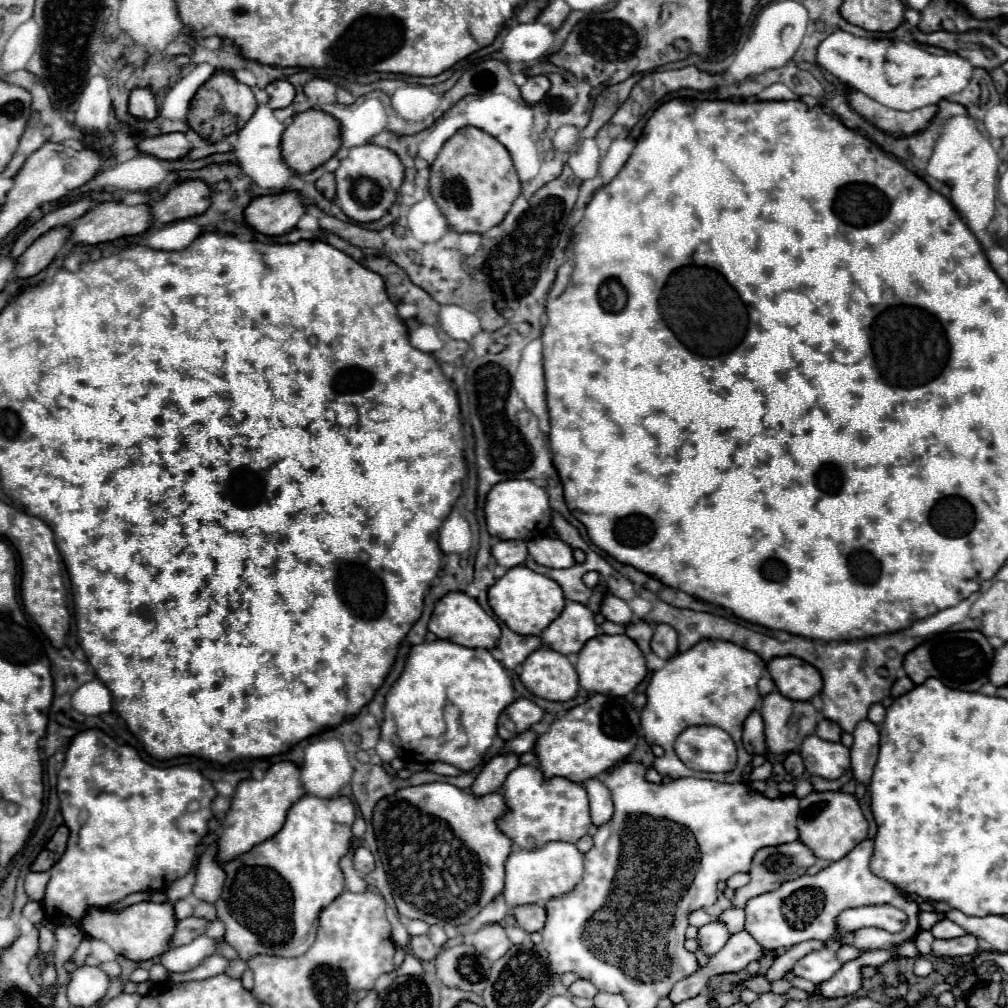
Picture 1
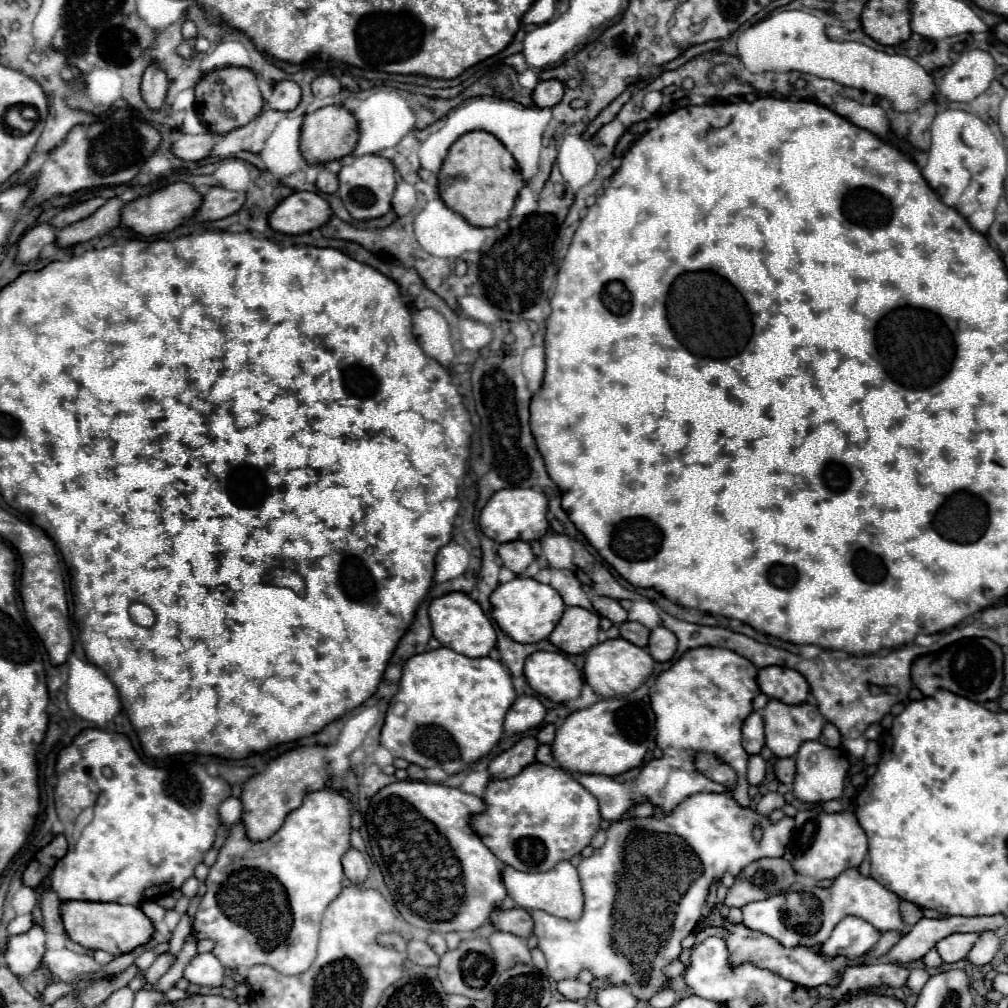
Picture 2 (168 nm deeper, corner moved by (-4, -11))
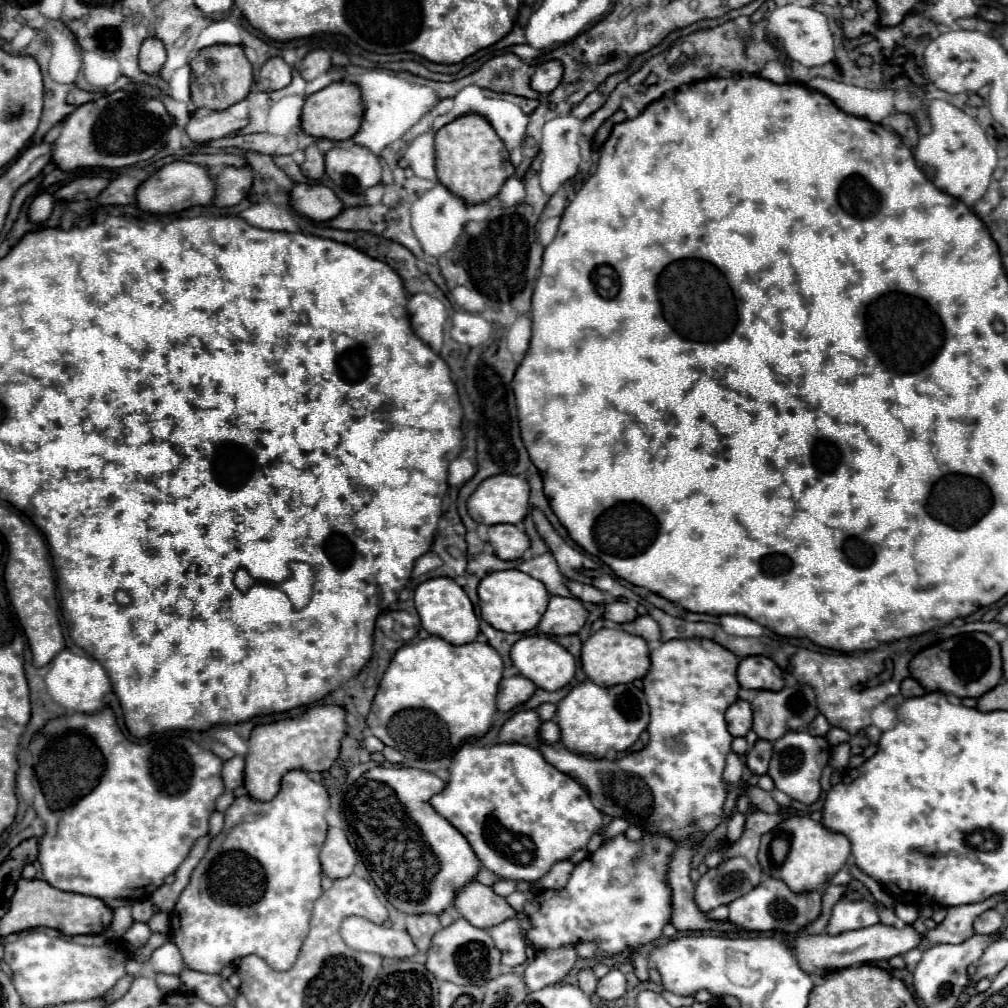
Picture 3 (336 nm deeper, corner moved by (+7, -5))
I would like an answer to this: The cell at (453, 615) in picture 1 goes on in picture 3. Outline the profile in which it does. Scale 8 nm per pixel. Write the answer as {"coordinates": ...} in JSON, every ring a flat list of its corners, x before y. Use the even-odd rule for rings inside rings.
{"coordinates":[[431,578,419,584,419,588,415,590,415,608,421,618,421,626,431,636,439,636,453,646,471,644,479,634,479,620,473,612,473,604,453,578]]}

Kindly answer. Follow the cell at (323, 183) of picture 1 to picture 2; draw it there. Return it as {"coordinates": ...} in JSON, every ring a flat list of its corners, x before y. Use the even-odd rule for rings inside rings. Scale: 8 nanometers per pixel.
{"coordinates":[[322,168,316,180,316,188,324,194,334,194,338,192,338,176,332,174,328,168]]}

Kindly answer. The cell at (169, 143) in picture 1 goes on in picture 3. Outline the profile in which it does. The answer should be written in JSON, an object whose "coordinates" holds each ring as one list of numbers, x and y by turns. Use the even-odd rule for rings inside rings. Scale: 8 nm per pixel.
{"coordinates":[[227,110,223,112,211,112,207,118,203,120,195,120,187,124,187,136,195,142,195,144,207,144,211,140,235,134,239,128,243,128,247,124,247,120,237,120,231,118]]}

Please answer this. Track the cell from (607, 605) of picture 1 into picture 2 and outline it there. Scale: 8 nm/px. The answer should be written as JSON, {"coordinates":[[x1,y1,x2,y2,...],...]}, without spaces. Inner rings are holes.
{"coordinates":[[600,596,600,598,596,598,596,600,592,602,592,606,594,606,594,610,596,610,600,616,610,618,614,624,622,624,622,622,628,618,628,612,626,612,626,610,620,606,620,602,614,600,614,598]]}

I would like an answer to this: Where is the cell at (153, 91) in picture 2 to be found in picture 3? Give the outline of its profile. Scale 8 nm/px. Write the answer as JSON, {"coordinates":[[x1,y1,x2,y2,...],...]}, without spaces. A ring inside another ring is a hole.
{"coordinates":[[147,38,141,44,141,52,139,52,139,68,145,74,159,74,161,66,165,64,165,48,157,38]]}

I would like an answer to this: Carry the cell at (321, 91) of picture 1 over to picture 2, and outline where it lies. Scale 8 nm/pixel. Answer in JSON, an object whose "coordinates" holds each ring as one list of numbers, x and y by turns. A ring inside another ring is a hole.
{"coordinates":[[322,74,322,76,318,76,318,78,312,80,312,92,314,92,314,96,318,96,318,98,334,96,340,88,342,88,342,86,340,86,338,78,334,78,334,76,330,76,330,74]]}

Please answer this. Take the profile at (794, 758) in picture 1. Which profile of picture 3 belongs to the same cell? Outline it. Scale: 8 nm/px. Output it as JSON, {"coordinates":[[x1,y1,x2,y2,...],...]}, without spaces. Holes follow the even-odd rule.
{"coordinates":[[757,740,757,744,747,754,747,766,755,774,767,774,773,756,773,744,767,740]]}

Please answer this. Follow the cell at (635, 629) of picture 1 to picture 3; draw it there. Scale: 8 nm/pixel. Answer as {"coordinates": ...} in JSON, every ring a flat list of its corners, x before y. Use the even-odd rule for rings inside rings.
{"coordinates":[[611,602,611,604,605,604,603,618,611,620,615,624,627,624,637,618,637,612,635,612,635,608,631,608,625,602]]}

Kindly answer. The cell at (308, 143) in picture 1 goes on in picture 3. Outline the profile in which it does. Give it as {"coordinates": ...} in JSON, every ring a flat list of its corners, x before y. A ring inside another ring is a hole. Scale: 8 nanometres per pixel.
{"coordinates":[[333,82,327,88,307,96,301,112,301,130,313,138,325,138,333,142,349,140,359,130,361,118,363,118,363,104,359,88,355,84]]}

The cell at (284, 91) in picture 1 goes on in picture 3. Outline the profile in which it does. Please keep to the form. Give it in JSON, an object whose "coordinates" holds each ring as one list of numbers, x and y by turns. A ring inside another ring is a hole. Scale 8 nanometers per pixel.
{"coordinates":[[271,58,261,68,261,80,257,82,257,88,261,92,275,92,291,82,291,68,283,62,283,58]]}

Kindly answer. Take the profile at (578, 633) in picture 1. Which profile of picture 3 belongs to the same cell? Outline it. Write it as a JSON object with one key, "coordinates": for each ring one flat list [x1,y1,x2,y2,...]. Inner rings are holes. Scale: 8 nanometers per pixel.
{"coordinates":[[551,596,549,608,543,614,539,622,539,630,547,636,569,636,577,634,585,620,587,620,587,608,577,598,563,598,563,596]]}

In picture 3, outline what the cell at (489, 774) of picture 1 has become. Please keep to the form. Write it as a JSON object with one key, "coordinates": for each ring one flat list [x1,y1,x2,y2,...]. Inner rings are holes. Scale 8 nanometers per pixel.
{"coordinates":[[521,710,503,724,503,728,497,736,497,742,501,742,501,744,515,742,515,744,525,744,525,746,529,746,531,742,535,744,539,726,541,726,541,720,537,718,535,710]]}

